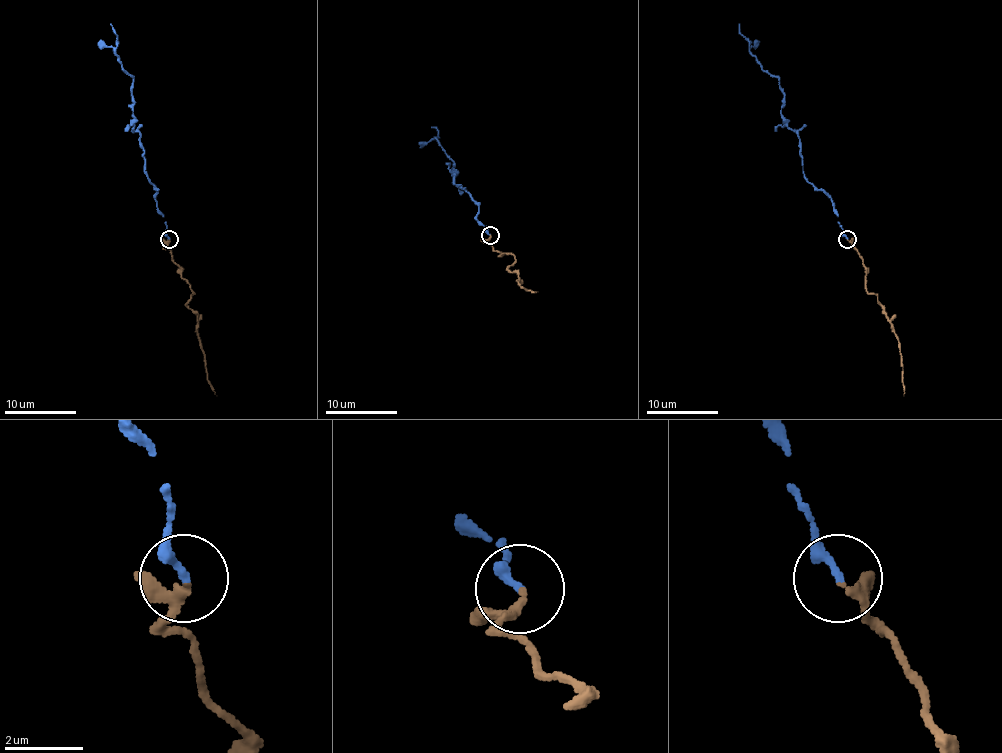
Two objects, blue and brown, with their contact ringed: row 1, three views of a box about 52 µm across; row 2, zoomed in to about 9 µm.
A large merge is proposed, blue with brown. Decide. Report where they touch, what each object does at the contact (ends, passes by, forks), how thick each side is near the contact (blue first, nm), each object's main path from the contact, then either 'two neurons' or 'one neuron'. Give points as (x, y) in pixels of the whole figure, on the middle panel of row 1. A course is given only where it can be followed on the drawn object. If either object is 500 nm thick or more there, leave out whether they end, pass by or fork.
(490, 235) | blue ends | brown passes by | 240/160 nm | blue via (490, 234), (478, 220), (478, 204), (454, 180), (449, 155), (431, 126) | brown via (490, 234), (487, 241), (494, 250), (510, 252), (515, 258), (508, 268), (517, 274), (521, 287), (537, 292) | one neuron

